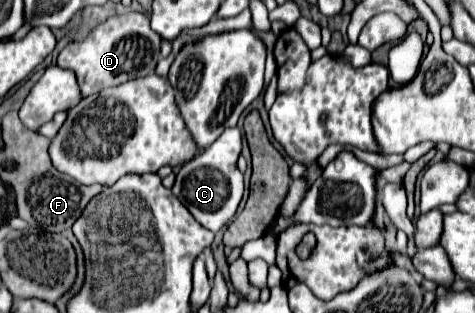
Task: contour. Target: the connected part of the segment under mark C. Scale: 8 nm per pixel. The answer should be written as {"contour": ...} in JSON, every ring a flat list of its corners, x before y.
{"contour":[[227,128,215,144,199,152,193,160,181,166,177,180,173,184,173,194,181,204,193,214,193,218,211,232,219,232,237,212,243,198,243,174,237,168,237,158,241,154,241,130]]}

